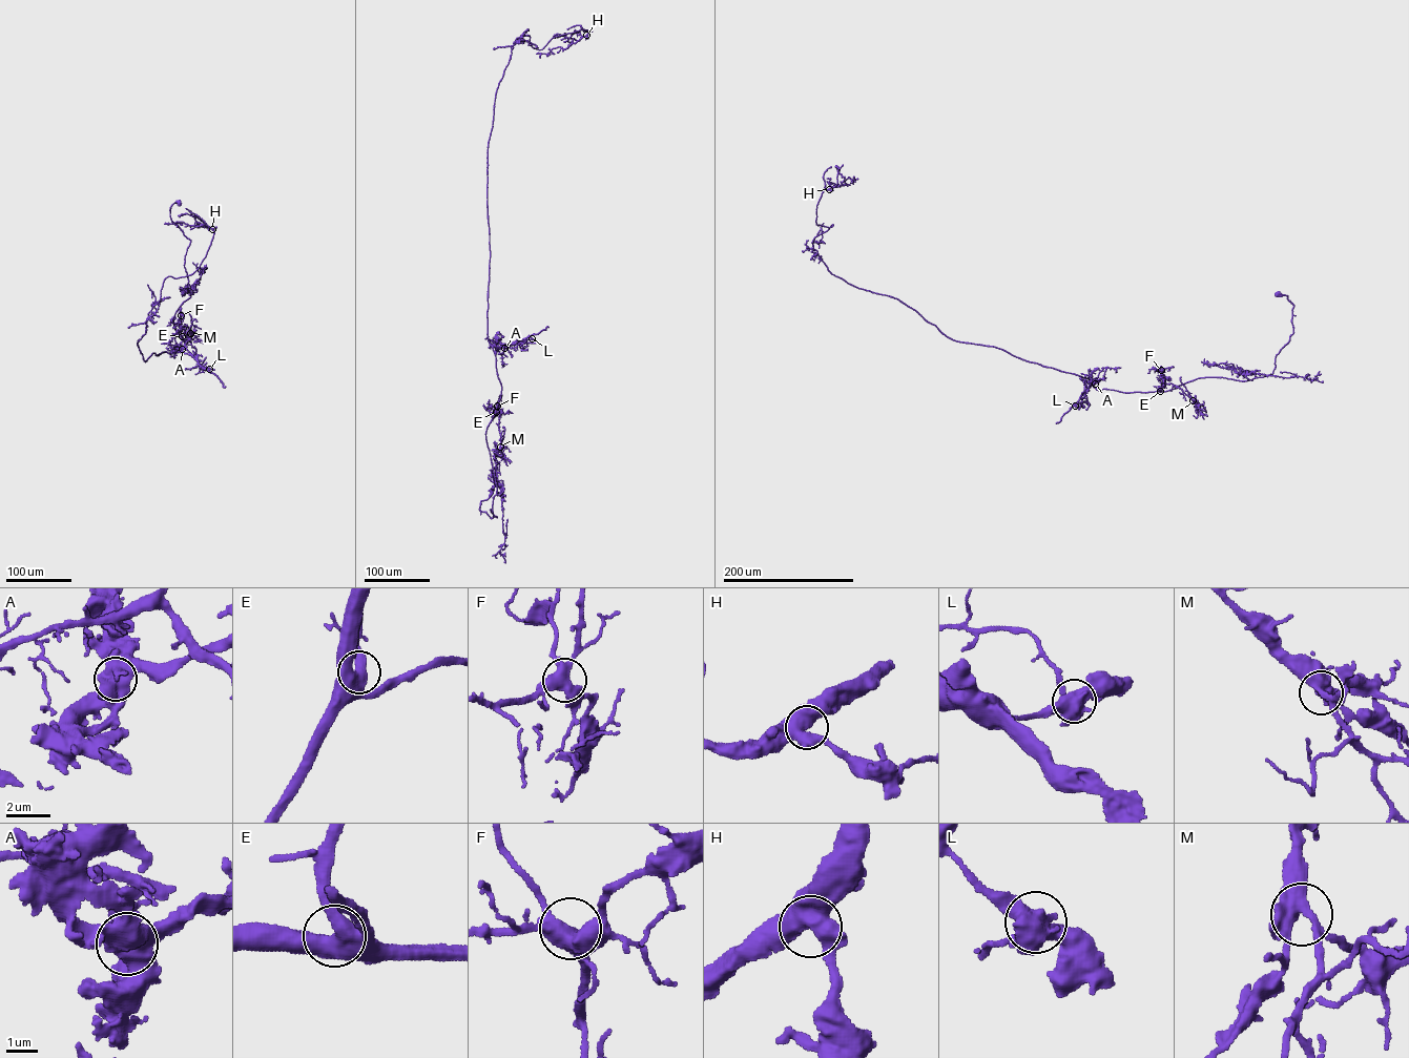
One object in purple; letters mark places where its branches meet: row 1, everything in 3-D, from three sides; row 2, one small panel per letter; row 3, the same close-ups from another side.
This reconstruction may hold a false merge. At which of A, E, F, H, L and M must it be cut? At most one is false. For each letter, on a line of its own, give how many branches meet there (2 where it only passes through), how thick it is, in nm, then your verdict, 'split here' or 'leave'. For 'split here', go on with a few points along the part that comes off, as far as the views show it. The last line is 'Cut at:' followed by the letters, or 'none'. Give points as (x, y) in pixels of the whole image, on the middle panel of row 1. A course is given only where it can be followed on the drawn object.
A: branches 4; calibre 600 nm; leave
E: branches 4; calibre 500 nm; leave
F: branches 4; calibre 480 nm; leave
H: branches 3; calibre 550 nm; leave
L: branches 4; calibre 600 nm; split here; course (532, 338), (506, 344), (502, 353), (508, 356)
M: branches 4; calibre 440 nm; leave
Cut at: L

